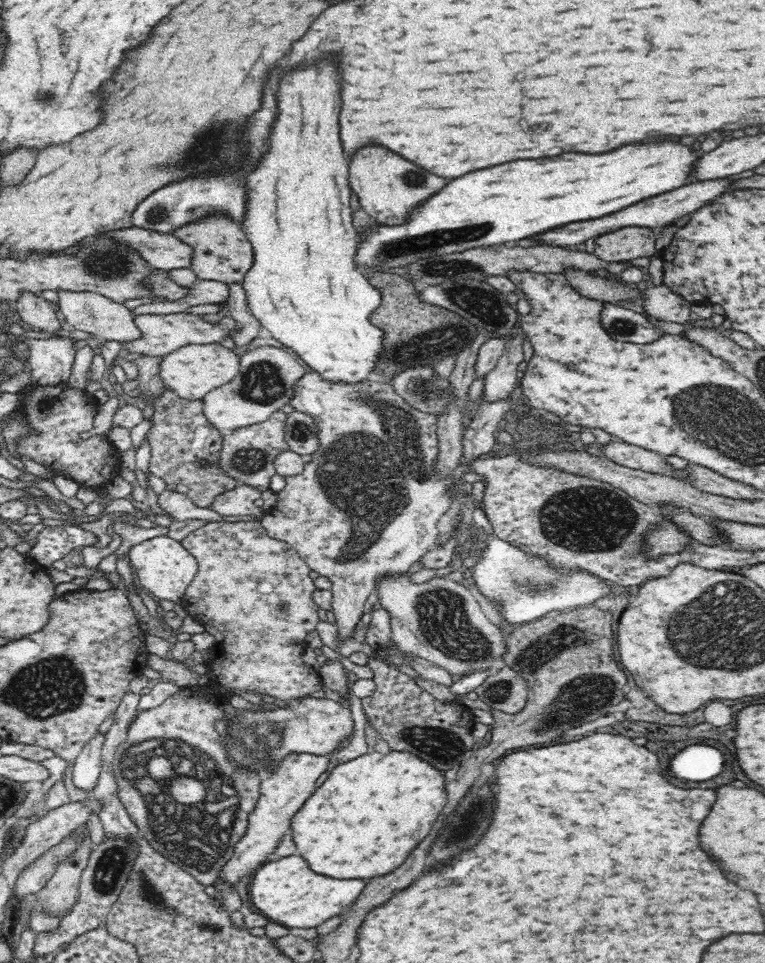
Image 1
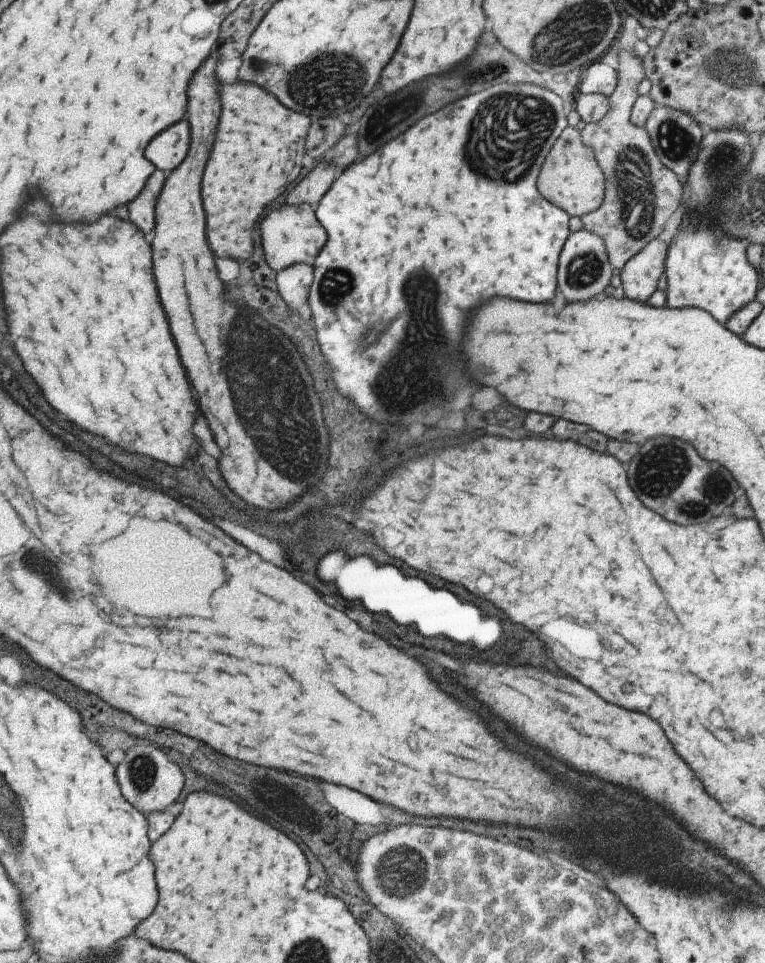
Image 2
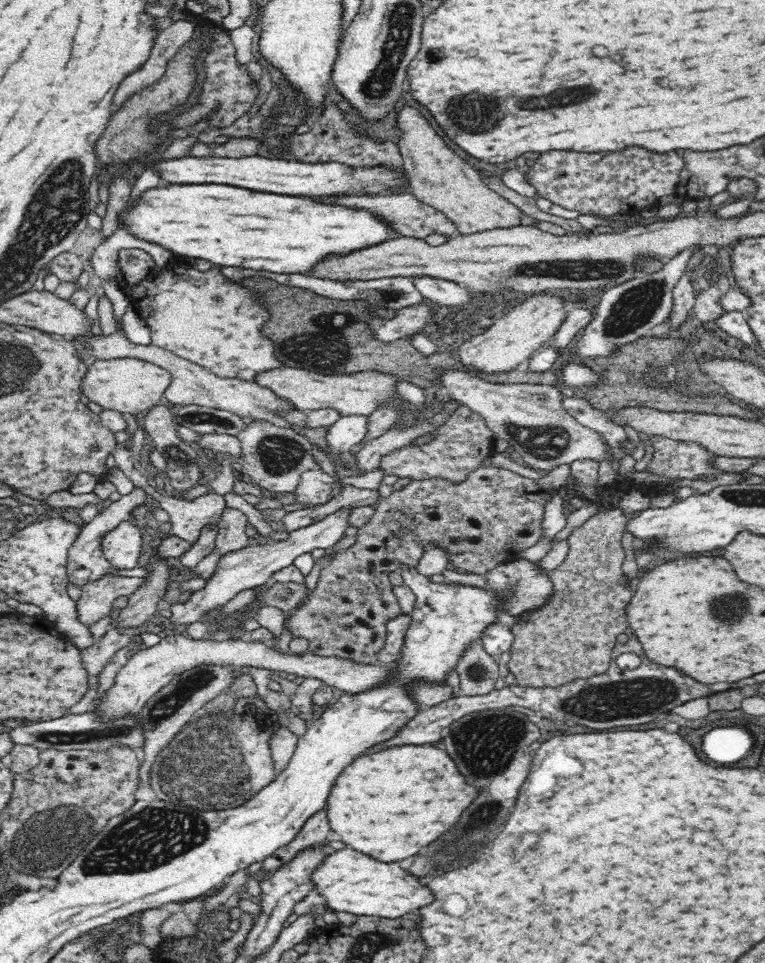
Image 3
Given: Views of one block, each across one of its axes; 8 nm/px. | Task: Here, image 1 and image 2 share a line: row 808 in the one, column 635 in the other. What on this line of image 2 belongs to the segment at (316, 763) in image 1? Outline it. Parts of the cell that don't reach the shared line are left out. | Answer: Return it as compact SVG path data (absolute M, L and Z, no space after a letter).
M660 239L651 240L621 268L623 288L620 293L628 298L646 302L665 272L668 246Z

